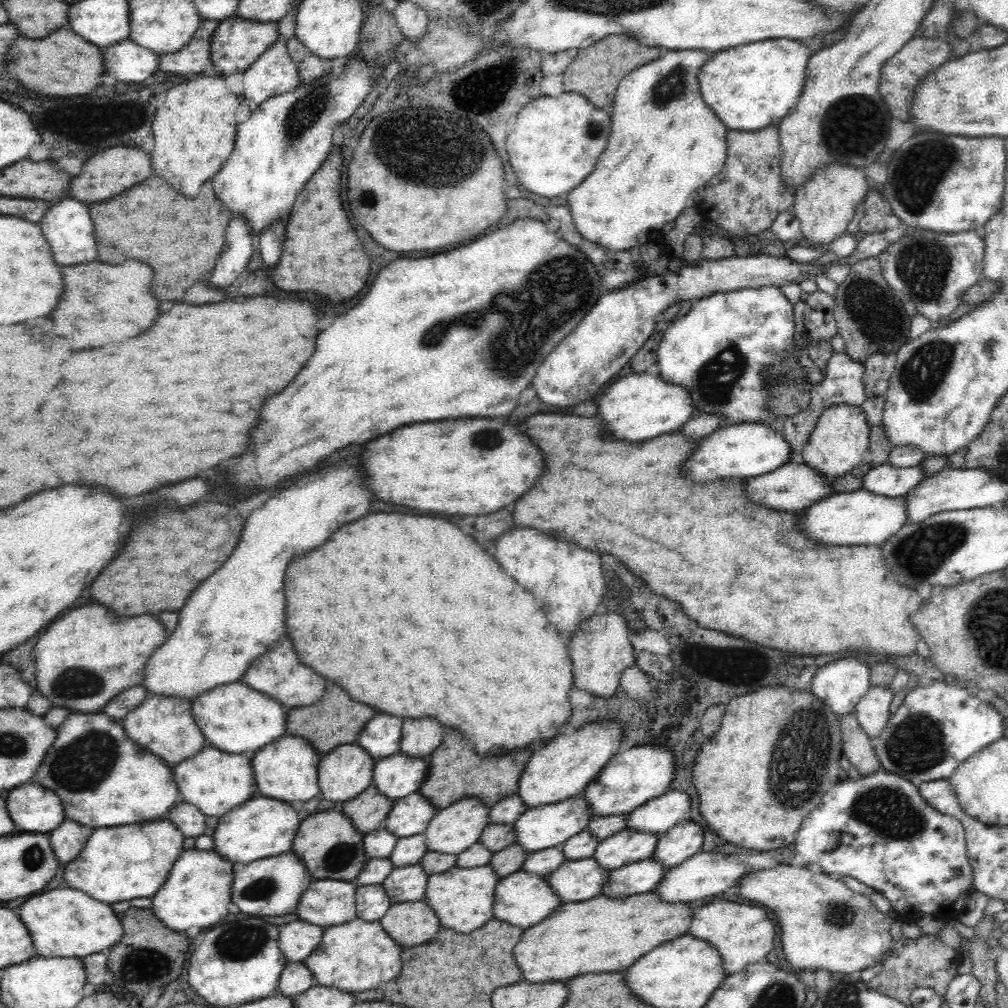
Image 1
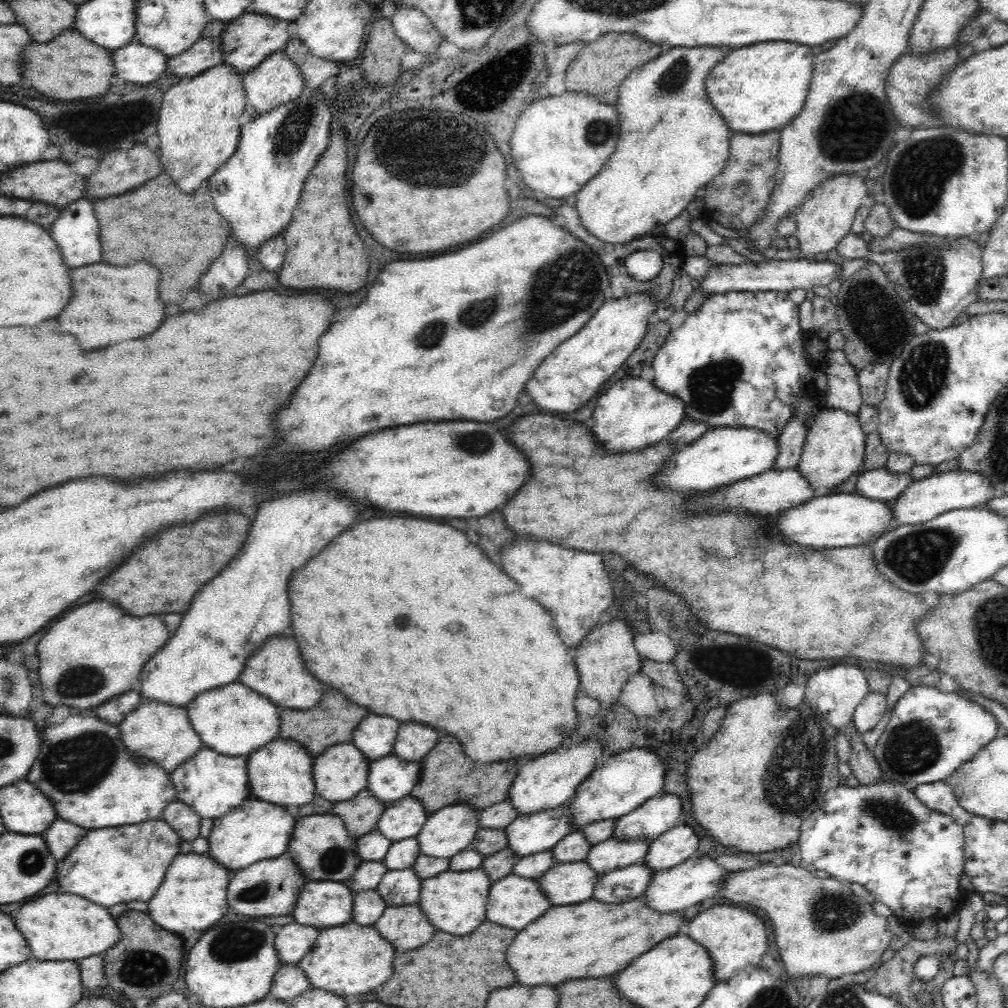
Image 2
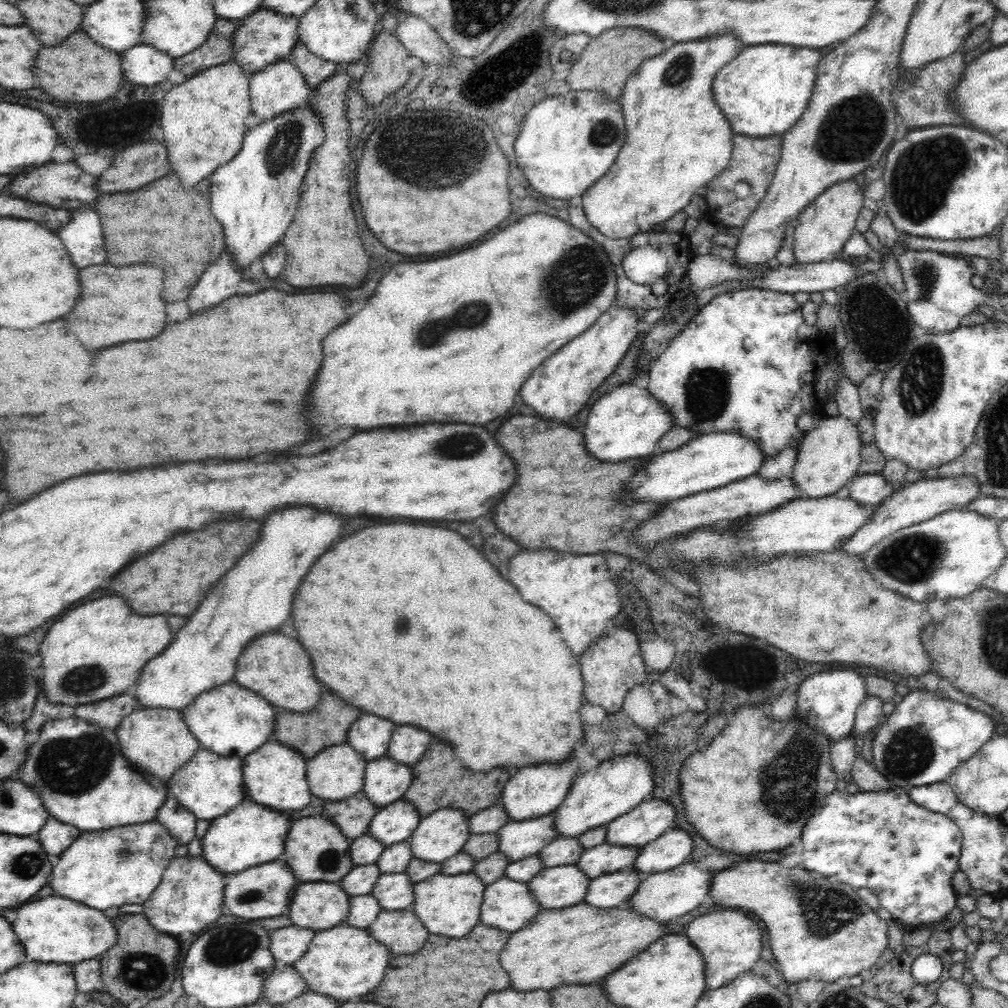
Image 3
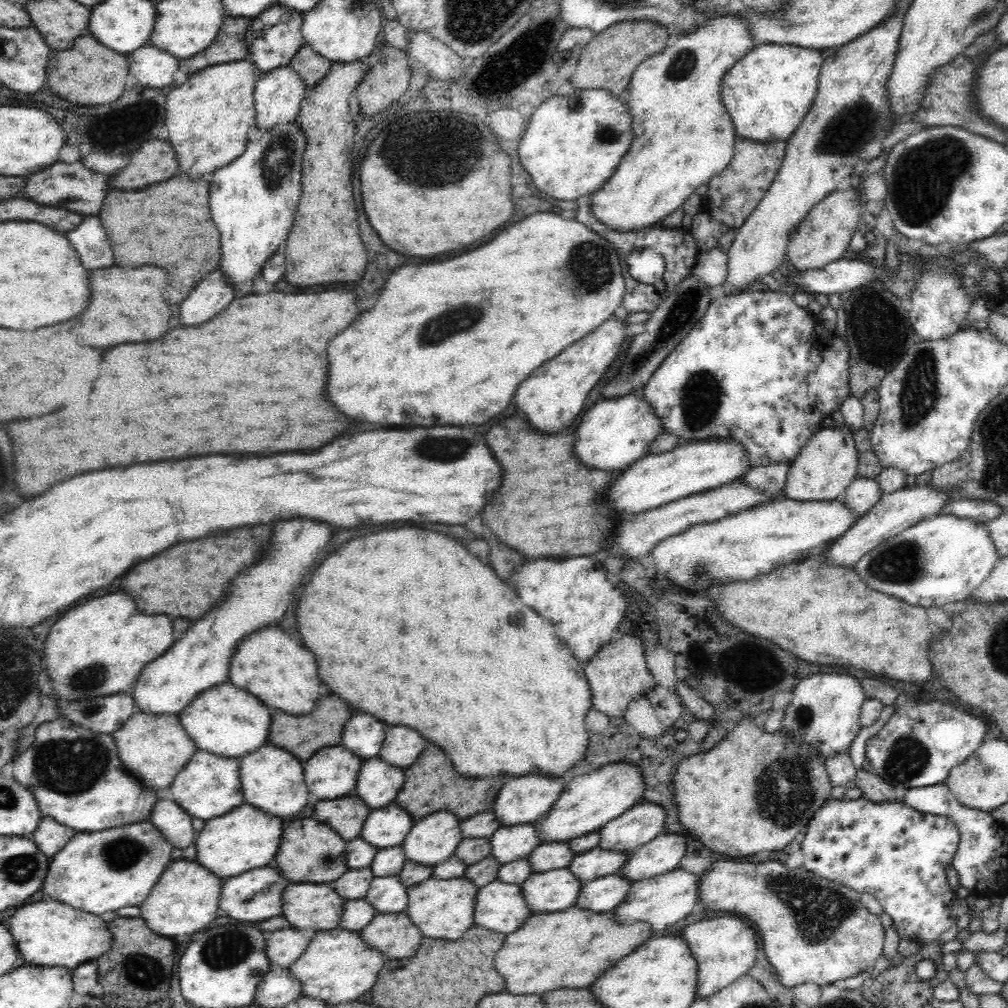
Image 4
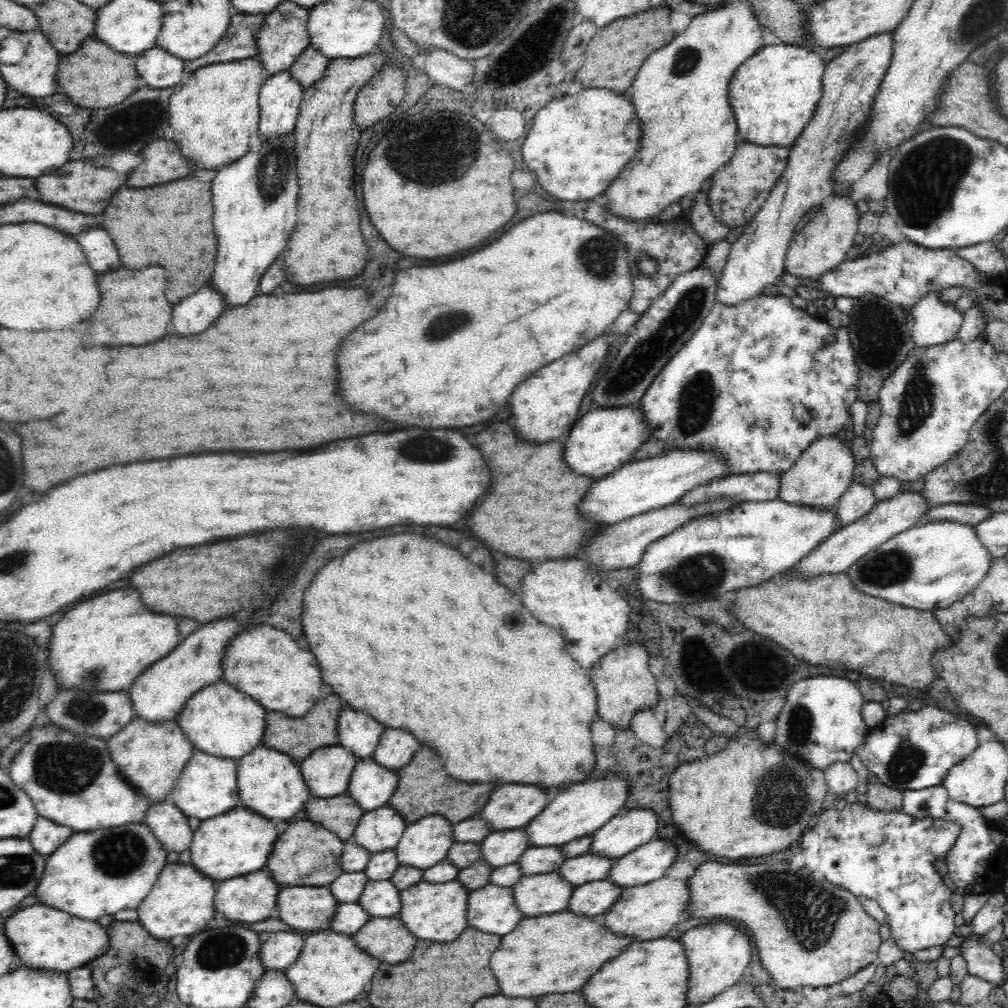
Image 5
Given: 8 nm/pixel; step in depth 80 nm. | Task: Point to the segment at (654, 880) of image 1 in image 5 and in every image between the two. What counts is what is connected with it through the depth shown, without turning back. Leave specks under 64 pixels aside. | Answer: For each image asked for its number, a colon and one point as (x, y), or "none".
2: (626, 884)
3: (613, 890)
4: (599, 896)
5: (591, 900)

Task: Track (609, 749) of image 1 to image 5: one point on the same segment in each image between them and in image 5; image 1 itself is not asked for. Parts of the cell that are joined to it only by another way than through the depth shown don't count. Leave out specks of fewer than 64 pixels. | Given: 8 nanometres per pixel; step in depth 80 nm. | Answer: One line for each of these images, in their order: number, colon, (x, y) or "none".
2: (546, 783)
3: (532, 792)
4: (519, 801)
5: (511, 806)

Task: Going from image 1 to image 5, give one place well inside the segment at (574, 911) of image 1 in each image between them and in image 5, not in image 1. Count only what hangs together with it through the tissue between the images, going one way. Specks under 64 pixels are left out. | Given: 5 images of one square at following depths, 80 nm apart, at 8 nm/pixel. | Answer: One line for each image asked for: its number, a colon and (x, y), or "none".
2: (590, 939)
3: (575, 945)
4: (568, 949)
5: (548, 954)

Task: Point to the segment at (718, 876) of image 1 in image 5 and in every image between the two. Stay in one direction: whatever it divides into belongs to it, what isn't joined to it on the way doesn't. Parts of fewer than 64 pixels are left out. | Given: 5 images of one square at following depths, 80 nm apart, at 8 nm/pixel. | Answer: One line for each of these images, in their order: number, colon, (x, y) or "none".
2: (675, 890)
3: (664, 897)
4: (662, 901)
5: (643, 913)

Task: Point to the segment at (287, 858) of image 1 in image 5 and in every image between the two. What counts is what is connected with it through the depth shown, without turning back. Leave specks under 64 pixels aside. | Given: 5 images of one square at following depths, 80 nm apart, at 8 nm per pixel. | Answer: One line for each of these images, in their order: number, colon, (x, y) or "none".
2: (258, 890)
3: (264, 891)
4: (254, 896)
5: (251, 898)

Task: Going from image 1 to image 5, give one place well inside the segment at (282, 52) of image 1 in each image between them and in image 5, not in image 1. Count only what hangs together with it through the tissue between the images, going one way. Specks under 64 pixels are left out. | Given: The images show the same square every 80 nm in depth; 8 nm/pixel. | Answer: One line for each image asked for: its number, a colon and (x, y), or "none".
2: (275, 81)
3: (280, 88)
4: (278, 94)
5: (281, 95)

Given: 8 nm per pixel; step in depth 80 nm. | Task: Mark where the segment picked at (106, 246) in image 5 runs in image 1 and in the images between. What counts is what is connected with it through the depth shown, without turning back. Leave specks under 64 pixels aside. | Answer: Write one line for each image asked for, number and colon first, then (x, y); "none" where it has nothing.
1: (67, 226)
2: (76, 231)
3: (83, 237)
4: (89, 239)

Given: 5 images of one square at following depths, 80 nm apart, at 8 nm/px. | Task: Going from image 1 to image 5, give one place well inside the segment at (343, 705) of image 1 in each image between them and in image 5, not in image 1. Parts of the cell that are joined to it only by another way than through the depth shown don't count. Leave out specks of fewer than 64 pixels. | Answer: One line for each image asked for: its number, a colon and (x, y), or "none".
2: (330, 722)
3: (325, 725)
4: (302, 736)
5: (296, 737)

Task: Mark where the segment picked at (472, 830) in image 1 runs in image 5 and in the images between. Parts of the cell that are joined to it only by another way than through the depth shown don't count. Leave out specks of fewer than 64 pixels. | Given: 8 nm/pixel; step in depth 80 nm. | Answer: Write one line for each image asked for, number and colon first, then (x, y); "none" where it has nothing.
2: (450, 830)
3: (440, 835)
4: (431, 840)
5: (425, 843)

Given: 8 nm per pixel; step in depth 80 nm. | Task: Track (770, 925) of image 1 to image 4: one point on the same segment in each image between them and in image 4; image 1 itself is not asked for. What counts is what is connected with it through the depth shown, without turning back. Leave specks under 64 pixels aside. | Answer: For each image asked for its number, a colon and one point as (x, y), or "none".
2: (735, 938)
3: (729, 941)
4: (724, 947)

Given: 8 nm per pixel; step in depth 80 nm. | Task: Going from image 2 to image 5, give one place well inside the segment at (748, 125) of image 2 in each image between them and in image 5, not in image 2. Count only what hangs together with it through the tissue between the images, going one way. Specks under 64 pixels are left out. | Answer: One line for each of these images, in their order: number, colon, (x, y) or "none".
3: (763, 92)
4: (768, 93)
5: (774, 94)

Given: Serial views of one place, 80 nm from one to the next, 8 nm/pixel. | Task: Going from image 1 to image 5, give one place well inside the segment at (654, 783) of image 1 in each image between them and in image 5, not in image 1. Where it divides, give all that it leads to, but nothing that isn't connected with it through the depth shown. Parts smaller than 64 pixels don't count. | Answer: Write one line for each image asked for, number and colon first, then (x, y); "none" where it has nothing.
2: (623, 782)
3: (616, 787)
4: (588, 802)
5: (580, 809)

